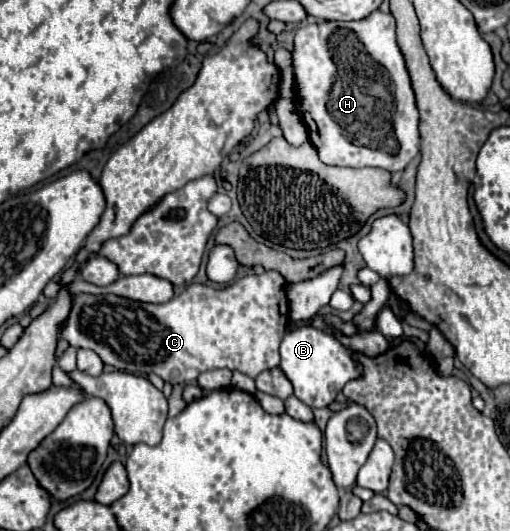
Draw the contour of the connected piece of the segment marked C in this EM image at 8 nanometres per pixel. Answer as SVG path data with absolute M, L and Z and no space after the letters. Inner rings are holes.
M268 270L262 274L244 276L226 288L188 284L178 296L164 304L134 302L114 294L78 294L74 296L72 312L60 334L70 342L70 346L94 350L106 366L114 366L116 370L138 376L154 372L172 386L186 386L190 382L196 382L202 372L214 368L228 368L232 372L236 370L250 378L256 378L262 370L276 368L280 364L278 348L288 324L288 298L284 288L284 276L280 272Z

